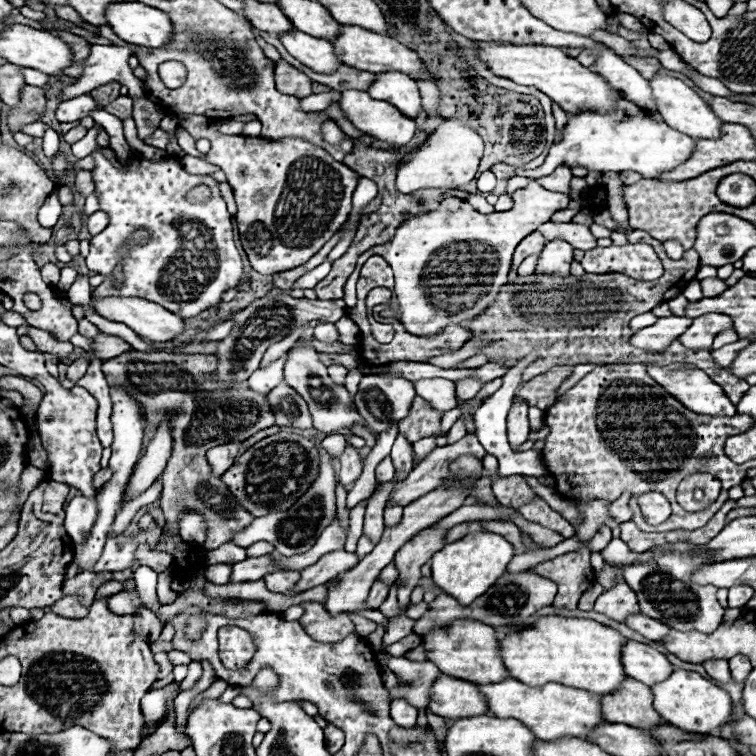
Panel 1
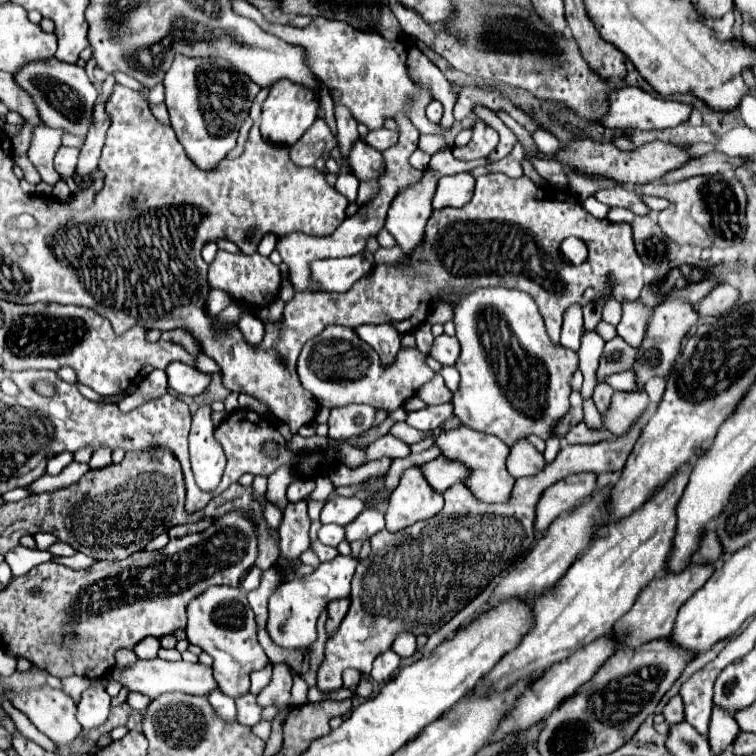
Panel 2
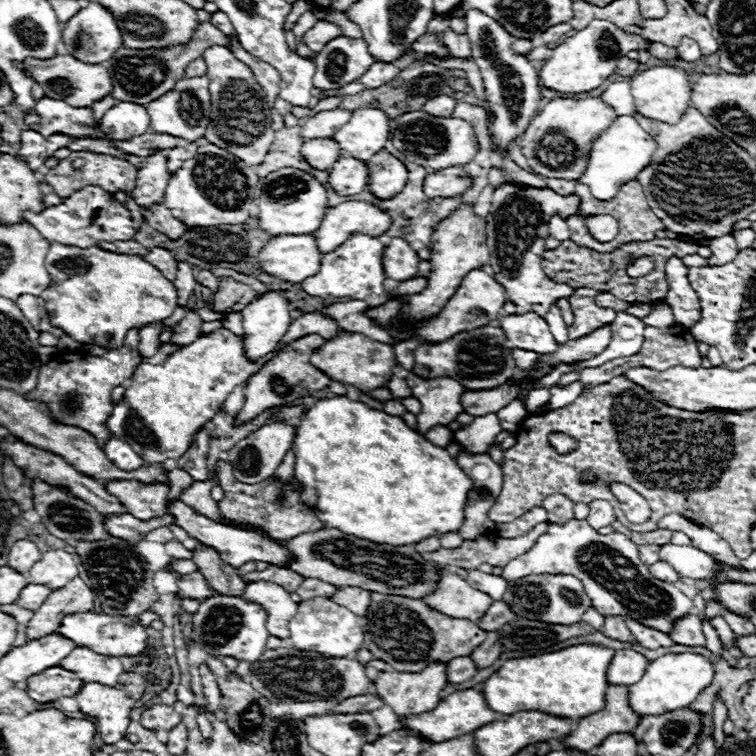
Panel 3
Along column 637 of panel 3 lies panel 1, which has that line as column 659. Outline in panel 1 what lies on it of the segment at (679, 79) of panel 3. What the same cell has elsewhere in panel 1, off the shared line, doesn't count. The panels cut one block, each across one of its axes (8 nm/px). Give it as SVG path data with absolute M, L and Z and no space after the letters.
M654 76L652 80L652 92L658 104L658 112L662 114L664 122L672 126L674 130L680 130L682 134L688 134L692 138L720 138L720 126L722 120L712 114L712 108L682 80L670 78L670 76Z

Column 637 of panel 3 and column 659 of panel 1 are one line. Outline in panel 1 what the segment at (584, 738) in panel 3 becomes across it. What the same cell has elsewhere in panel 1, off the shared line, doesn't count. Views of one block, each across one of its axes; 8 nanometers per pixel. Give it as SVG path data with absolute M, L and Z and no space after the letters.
M626 678L620 690L598 698L602 704L602 716L606 722L628 724L628 726L646 728L646 730L668 724L652 706L654 696L650 686L634 678Z

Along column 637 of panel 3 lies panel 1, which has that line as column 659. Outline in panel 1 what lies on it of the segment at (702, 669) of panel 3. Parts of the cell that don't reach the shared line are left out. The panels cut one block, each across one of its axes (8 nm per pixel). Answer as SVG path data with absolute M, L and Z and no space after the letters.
M678 668L664 682L658 682L656 686L652 686L652 694L654 694L654 708L662 714L662 718L684 732L712 734L714 730L720 730L722 726L734 720L732 700L728 692L724 692L722 688L718 688L716 684L712 684L710 680L702 678L696 672Z

